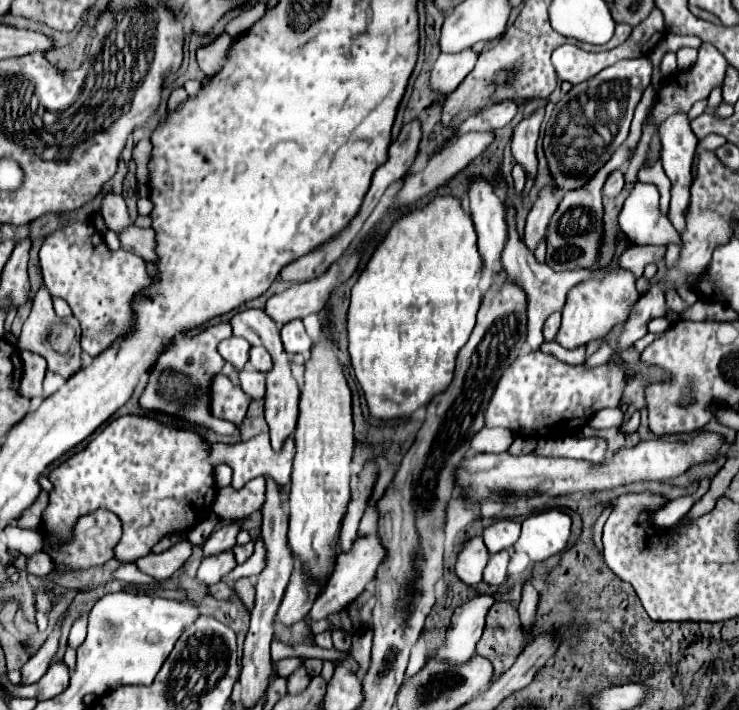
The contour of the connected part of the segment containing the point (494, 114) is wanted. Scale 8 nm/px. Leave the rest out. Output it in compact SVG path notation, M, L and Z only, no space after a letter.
M506 101L506 103L500 103L500 105L496 105L496 107L490 107L488 111L482 113L482 117L488 119L494 129L500 129L500 127L508 125L508 123L516 117L518 107L520 107L520 105L518 105L516 101Z

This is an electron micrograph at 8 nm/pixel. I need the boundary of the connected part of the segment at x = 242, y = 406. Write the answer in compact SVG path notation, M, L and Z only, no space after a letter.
M216 375L216 379L212 381L212 415L240 425L246 417L248 403L250 397L244 395L244 391L238 385L234 385L224 375Z

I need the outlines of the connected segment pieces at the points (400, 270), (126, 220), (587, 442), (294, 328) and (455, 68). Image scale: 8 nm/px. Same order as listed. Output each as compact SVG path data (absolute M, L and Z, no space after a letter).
M482 179L470 183L468 197L472 219L460 201L448 195L434 197L426 207L400 217L352 287L348 353L374 419L412 417L416 409L446 391L456 355L476 323L482 301L478 291L482 263L492 275L502 271L502 251L508 241L504 203Z
M106 195L100 211L104 215L106 227L116 231L116 233L134 225L134 221L128 215L128 207L126 207L126 201L122 199L122 195Z
M556 437L539 439L533 453L540 457L566 457L582 459L594 465L602 465L606 459L606 443L596 437Z
M294 319L290 323L286 323L282 327L282 343L284 343L284 349L286 353L300 353L304 357L310 355L310 347L312 347L312 341L310 337L306 335L304 331L304 325L300 319Z
M472 49L462 51L460 55L440 55L430 71L428 79L430 89L440 95L452 93L464 81L464 77L474 69L476 57L478 55Z

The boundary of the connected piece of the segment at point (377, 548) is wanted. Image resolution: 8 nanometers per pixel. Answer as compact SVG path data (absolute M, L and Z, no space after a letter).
M372 533L372 535L364 535L364 537L356 537L356 541L352 543L352 547L344 553L338 555L336 559L336 571L330 575L328 583L322 587L318 599L314 601L310 613L308 613L308 619L310 621L320 621L320 619L326 619L338 611L342 611L344 607L348 607L358 595L362 595L366 591L366 585L374 581L376 577L376 571L380 567L380 563L384 561L386 557L386 547L380 543L380 535L378 533Z

